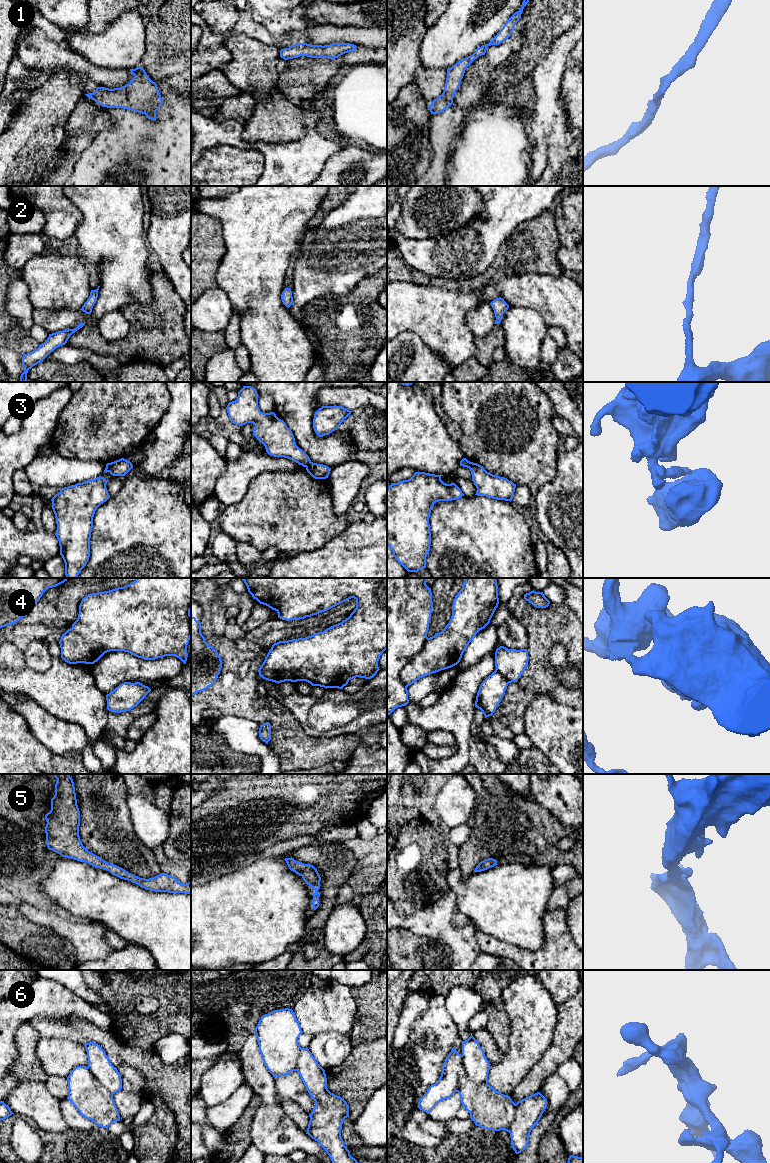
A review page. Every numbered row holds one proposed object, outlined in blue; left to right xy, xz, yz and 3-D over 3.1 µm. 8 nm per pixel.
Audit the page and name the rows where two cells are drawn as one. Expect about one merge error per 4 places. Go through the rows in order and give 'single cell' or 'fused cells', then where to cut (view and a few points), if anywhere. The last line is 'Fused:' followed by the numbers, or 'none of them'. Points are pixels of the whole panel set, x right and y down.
1: single cell; cut none
2: single cell; cut none
3: fused cells; cut yz (471, 462), (468, 467)
4: single cell; cut none
5: single cell; cut none
6: single cell; cut none
Fused: 3

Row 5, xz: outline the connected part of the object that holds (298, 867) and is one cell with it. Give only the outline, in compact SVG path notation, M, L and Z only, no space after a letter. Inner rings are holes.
M291 858L284 859L289 867L289 869L303 878L307 885L311 886L315 893L313 894L313 899L311 901L313 909L316 910L319 907L319 897L320 894L318 890L320 889L321 877L317 869L310 864L304 864L302 862L294 860Z

